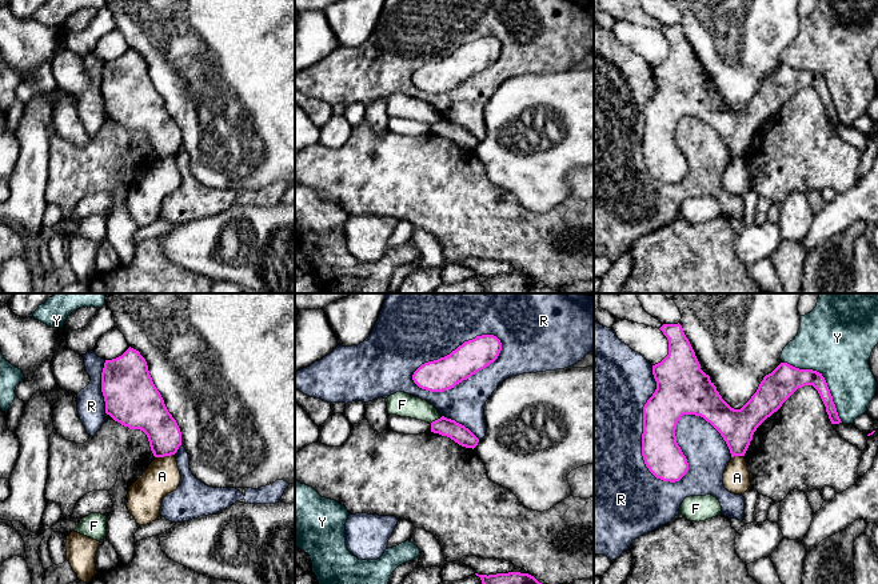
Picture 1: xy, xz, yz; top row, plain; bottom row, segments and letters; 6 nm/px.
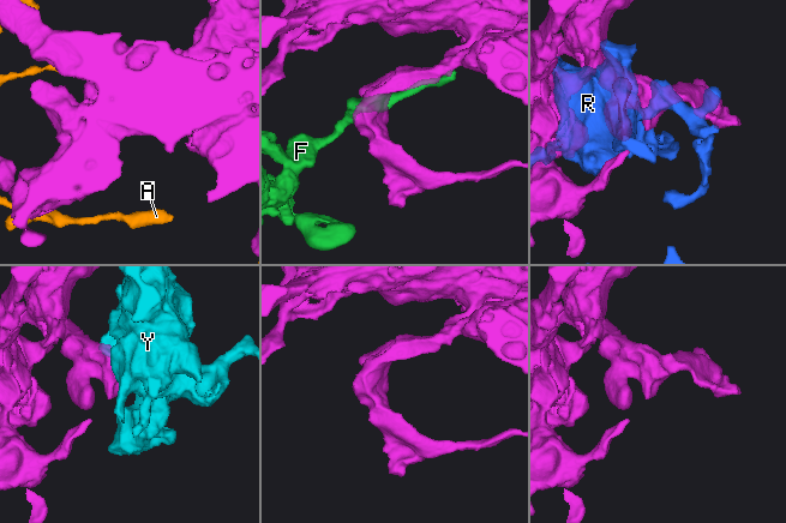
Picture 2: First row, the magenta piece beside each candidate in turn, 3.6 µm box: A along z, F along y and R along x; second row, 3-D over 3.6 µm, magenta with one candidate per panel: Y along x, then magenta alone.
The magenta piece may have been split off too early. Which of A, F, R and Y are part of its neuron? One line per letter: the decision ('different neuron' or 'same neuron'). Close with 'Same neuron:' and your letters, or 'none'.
A: different neuron
F: different neuron
R: different neuron
Y: different neuron
Same neuron: none

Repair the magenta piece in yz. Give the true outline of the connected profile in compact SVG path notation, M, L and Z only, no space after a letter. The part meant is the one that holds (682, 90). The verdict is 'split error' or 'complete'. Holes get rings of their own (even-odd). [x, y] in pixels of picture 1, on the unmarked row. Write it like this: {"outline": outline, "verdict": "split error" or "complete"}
{"outline": "M663 25L659 31L669 41L669 56L652 67L656 91L643 108L642 135L642 157L656 180L675 184L689 172L675 137L683 116L701 117L710 124L726 143L731 159L745 157L757 129L805 87L818 92L831 125L842 124L822 75L787 64L766 76L741 111L731 109L701 71L682 27Z", "verdict": "complete"}

